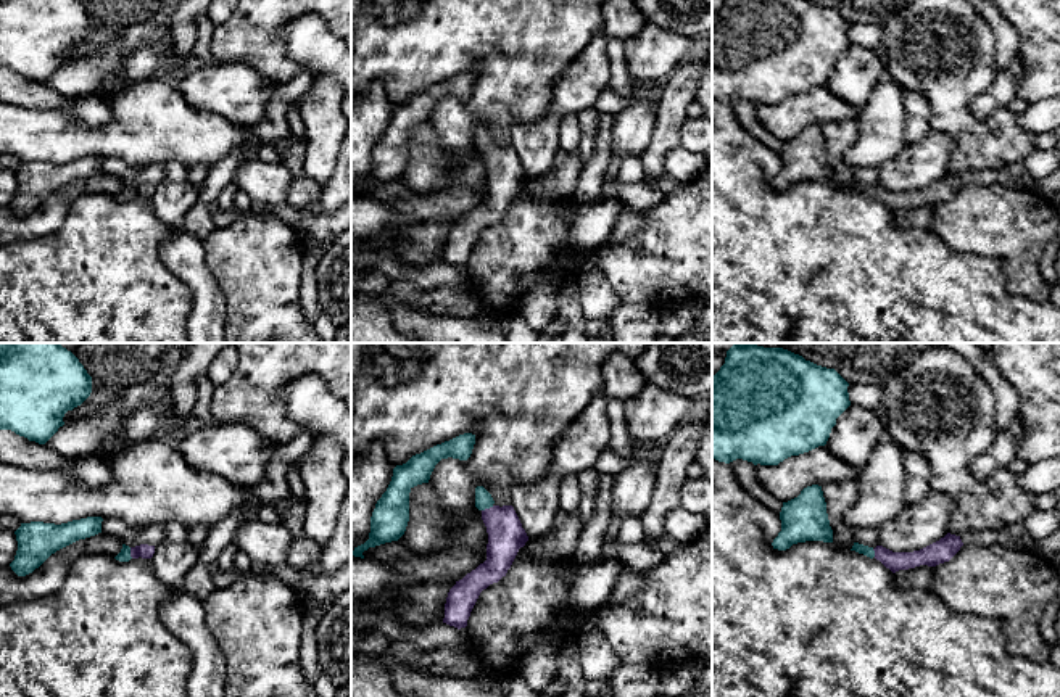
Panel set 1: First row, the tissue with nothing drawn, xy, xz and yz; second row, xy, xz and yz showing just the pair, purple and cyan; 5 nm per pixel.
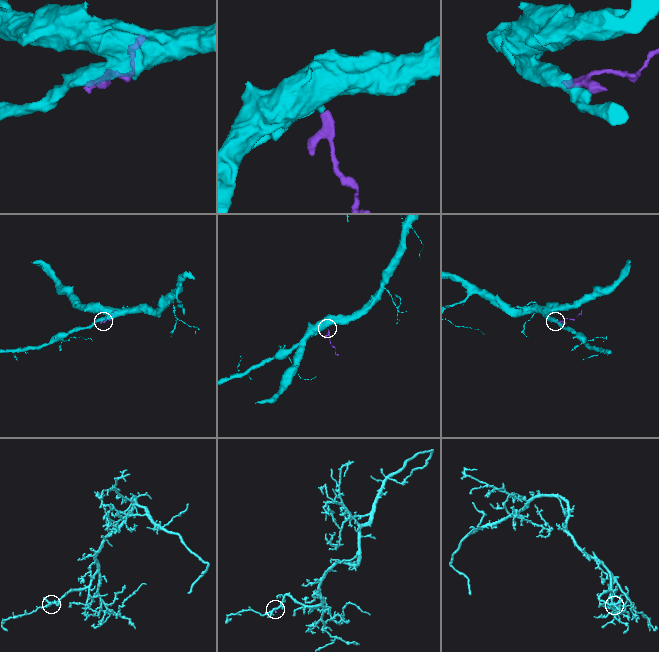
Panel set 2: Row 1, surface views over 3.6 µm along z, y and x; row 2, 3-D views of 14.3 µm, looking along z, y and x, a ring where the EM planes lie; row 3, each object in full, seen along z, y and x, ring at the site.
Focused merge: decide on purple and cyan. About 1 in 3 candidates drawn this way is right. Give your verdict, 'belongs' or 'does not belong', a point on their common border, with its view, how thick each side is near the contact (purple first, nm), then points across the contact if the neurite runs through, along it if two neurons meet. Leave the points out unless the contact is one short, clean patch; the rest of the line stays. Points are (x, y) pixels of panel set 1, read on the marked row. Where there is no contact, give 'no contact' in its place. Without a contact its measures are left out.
belongs; contact xz (487, 509); calibres 180 and 90 nm; way xz (506, 536), (503, 525), (487, 509), (484, 499)

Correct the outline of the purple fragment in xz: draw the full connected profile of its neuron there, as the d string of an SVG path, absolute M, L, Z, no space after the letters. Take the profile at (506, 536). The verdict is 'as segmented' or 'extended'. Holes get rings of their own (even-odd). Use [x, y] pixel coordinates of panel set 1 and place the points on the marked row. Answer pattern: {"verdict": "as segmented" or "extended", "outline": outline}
{"verdict": "extended", "outline": "M483 486L475 488L475 507L482 512L488 533L487 560L456 581L448 592L443 623L458 629L467 626L480 592L506 576L519 549L528 541L514 507L496 505Z"}

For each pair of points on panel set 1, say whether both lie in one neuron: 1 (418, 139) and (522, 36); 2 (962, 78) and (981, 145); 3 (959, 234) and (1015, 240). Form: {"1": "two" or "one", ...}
{"1": "two", "2": "one", "3": "one"}

